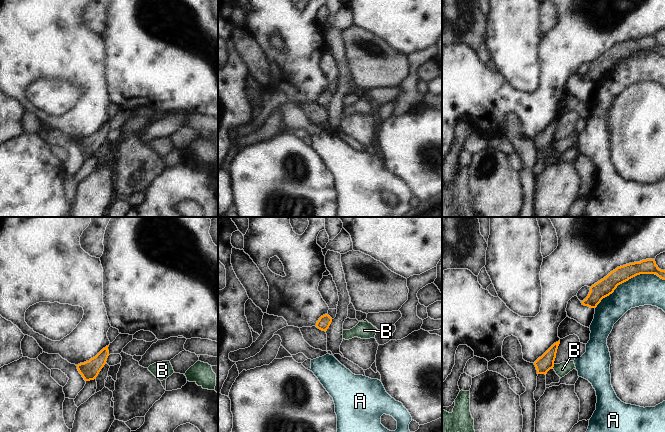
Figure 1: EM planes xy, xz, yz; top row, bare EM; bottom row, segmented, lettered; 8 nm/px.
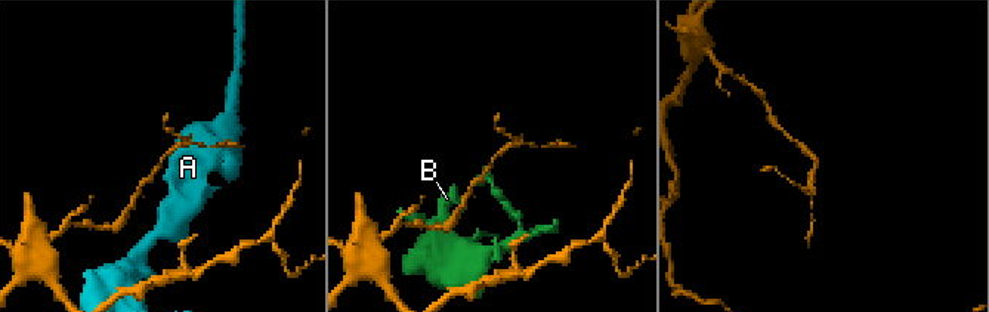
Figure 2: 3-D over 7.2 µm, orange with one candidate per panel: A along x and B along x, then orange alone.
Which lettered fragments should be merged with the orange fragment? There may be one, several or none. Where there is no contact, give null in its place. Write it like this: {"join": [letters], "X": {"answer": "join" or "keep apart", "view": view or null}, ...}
{"join": [], "A": {"answer": "keep apart", "view": "yz"}, "B": {"answer": "keep apart", "view": "yz"}}

